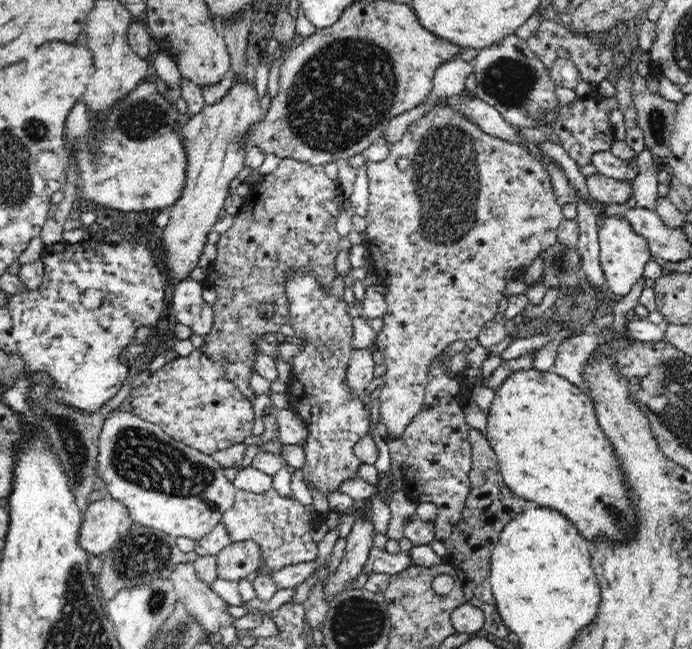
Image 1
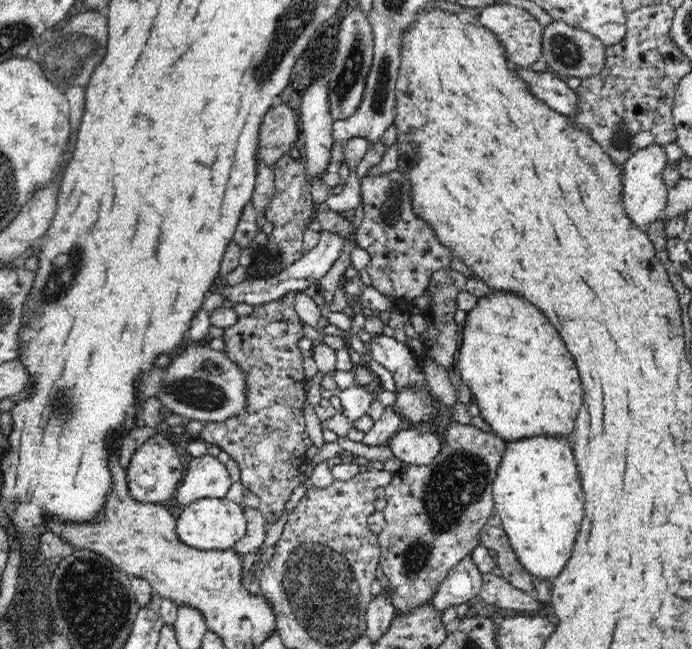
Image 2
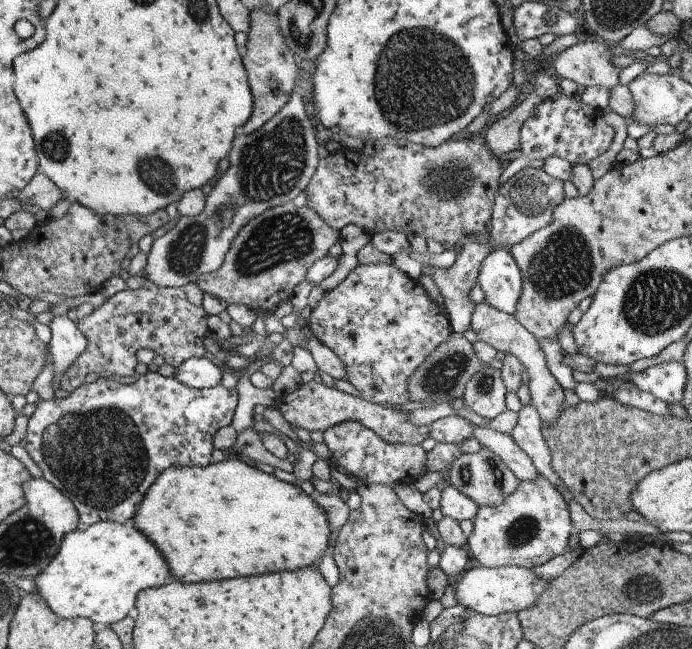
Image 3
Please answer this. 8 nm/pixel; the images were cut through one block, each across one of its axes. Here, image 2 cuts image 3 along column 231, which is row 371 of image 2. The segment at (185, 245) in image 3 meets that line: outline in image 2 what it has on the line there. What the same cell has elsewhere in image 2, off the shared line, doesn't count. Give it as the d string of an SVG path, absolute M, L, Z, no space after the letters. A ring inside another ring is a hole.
M204 343L185 344L179 350L180 354L176 354L166 370L161 370L154 364L150 373L134 382L138 401L144 402L151 396L157 396L162 403L164 414L176 413L207 423L222 422L244 410L244 406L248 404L247 374L238 363L228 358L224 351L206 347Z

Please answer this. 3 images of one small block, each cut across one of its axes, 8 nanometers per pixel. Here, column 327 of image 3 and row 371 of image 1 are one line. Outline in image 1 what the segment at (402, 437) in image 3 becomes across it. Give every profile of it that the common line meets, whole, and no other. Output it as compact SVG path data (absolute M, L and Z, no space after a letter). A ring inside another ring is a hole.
M445 104L434 106L425 116L408 126L408 130L404 132L400 142L387 144L387 147L390 152L388 152L388 158L383 162L370 162L366 159L369 196L368 210L365 216L367 228L364 243L373 261L377 282L386 287L383 295L387 302L387 312L383 316L383 327L377 333L374 346L384 356L383 364L386 365L386 374L383 376L385 383L383 387L380 387L378 400L379 420L387 426L388 436L385 438L389 441L390 439L400 439L408 423L423 407L425 388L431 370L430 364L434 358L438 357L446 346L456 342L456 340L466 341L477 338L479 330L498 314L498 302L505 296L504 290L508 281L524 272L536 260L536 256L540 252L558 242L557 233L565 218L562 207L556 199L554 185L550 181L551 175L548 166L545 166L545 163L541 162L541 158L537 158L536 154L532 154L528 145L524 145L524 142L505 142L504 138L497 138L494 134L484 133L480 126L465 118L452 106L445 106ZM402 157L406 157L410 163L406 170L398 168L398 160Z

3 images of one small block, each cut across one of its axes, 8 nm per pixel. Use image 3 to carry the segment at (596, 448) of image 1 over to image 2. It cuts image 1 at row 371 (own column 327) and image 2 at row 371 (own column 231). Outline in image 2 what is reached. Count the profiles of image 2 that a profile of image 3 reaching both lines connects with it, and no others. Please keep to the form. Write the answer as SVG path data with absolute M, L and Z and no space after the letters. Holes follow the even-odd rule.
M492 291L479 297L476 306L467 312L457 358L461 380L468 386L472 400L478 404L481 417L506 443L536 435L571 437L583 403L579 371L550 320L526 298L504 294L504 291Z

